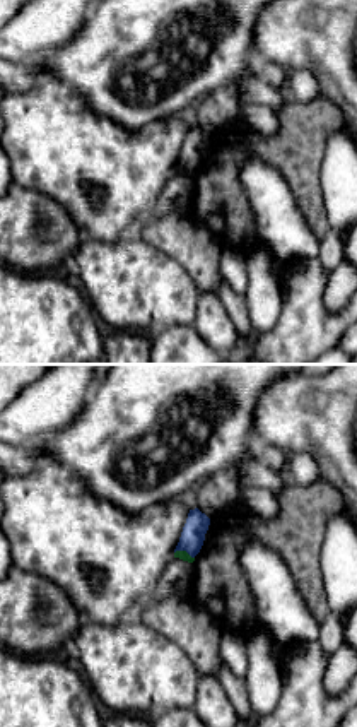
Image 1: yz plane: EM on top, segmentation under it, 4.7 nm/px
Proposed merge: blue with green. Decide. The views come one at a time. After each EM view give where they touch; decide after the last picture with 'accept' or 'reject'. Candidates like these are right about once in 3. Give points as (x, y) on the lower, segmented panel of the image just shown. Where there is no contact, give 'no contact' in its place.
(185, 549)

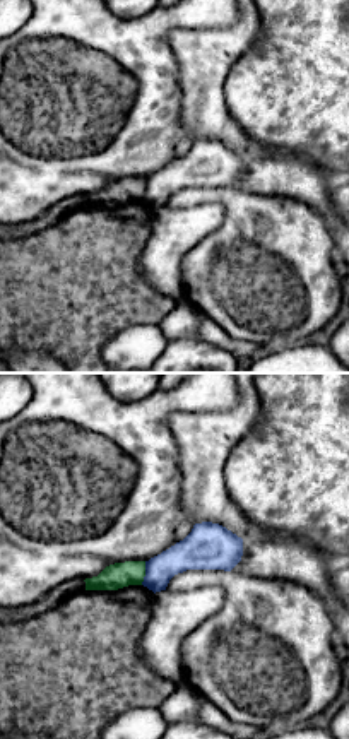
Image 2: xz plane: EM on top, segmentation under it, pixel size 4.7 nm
(146, 573)

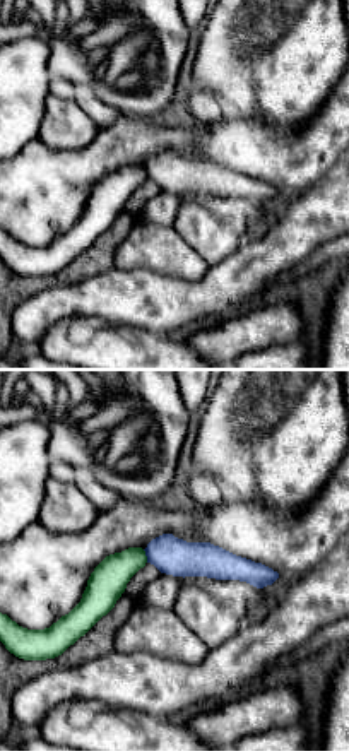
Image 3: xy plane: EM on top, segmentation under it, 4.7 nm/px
(146, 555)

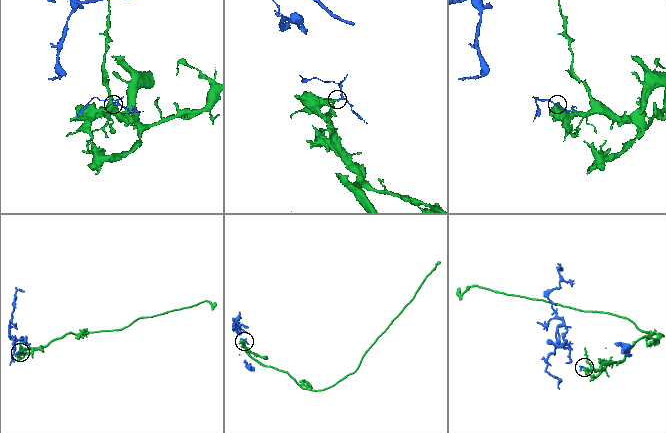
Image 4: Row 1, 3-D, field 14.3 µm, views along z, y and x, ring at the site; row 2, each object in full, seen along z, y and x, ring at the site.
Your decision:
reject

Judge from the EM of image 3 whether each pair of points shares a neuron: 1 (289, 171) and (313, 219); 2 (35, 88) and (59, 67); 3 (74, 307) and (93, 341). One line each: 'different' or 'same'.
1: different
2: different
3: different

